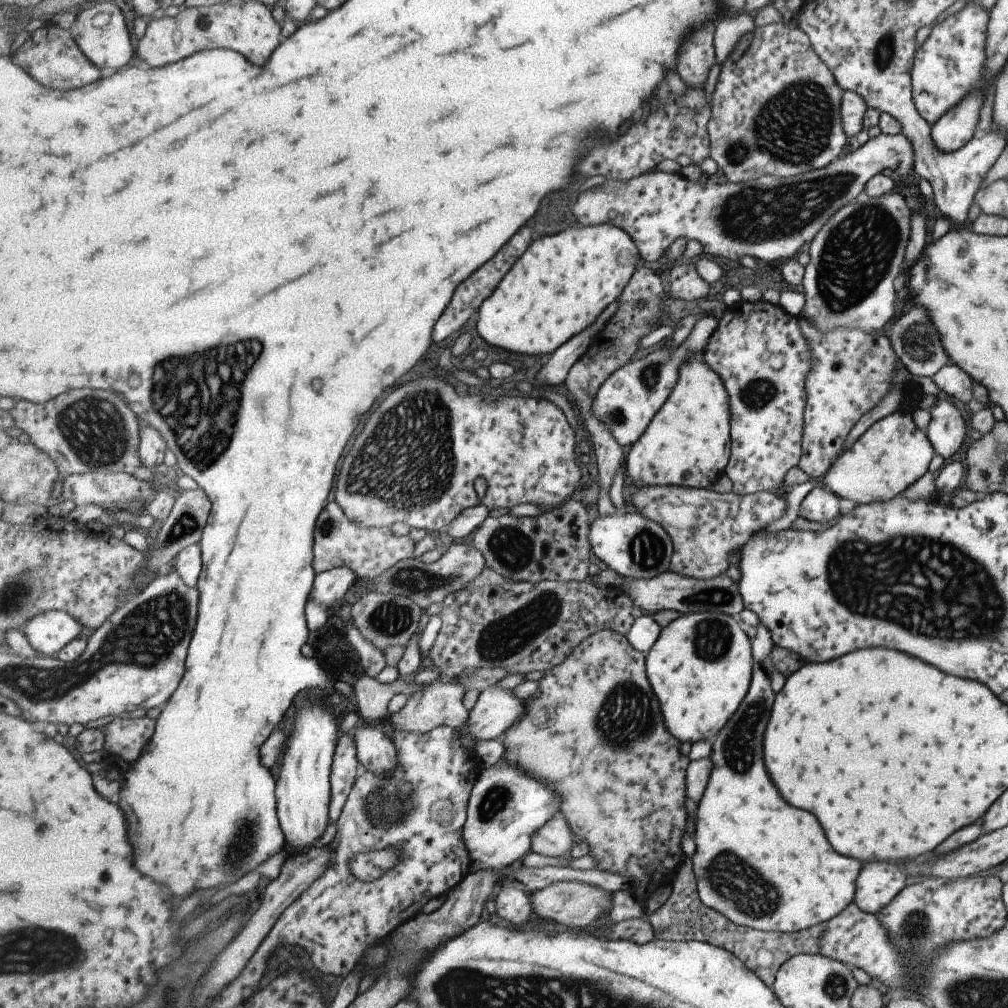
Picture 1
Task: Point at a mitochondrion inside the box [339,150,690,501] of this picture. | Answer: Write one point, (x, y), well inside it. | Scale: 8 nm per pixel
(649, 375)

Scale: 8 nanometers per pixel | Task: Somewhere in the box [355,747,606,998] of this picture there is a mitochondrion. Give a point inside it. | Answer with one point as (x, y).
(385, 810)

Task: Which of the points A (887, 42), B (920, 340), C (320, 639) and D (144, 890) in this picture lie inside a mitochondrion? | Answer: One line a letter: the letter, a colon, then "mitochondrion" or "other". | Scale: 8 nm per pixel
A: mitochondrion
B: mitochondrion
C: other
D: other

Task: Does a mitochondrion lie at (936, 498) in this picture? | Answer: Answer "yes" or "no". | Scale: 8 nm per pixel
no

